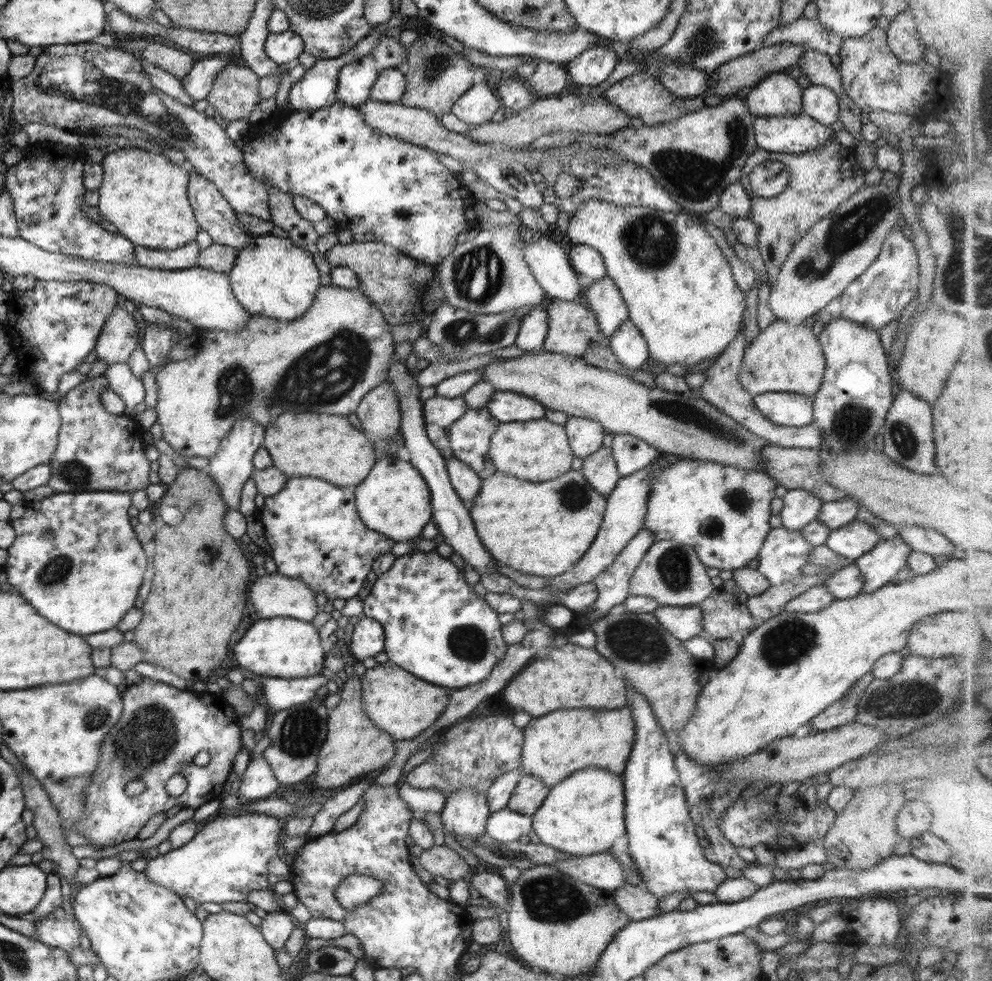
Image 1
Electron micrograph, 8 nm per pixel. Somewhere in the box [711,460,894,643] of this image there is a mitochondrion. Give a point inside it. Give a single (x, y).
(739, 498)

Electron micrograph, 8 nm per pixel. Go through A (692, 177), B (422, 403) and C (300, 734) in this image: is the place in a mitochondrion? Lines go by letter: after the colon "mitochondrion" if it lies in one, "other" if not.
A: mitochondrion
B: other
C: mitochondrion

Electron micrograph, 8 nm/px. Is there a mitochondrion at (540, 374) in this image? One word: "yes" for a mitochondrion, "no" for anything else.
no

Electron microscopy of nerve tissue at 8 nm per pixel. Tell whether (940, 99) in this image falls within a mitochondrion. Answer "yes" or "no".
no

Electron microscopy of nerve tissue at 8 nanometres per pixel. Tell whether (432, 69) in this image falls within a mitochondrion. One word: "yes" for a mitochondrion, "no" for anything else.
yes

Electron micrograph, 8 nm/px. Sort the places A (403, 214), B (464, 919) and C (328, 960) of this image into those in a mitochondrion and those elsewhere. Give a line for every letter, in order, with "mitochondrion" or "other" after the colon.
A: mitochondrion
B: other
C: mitochondrion

